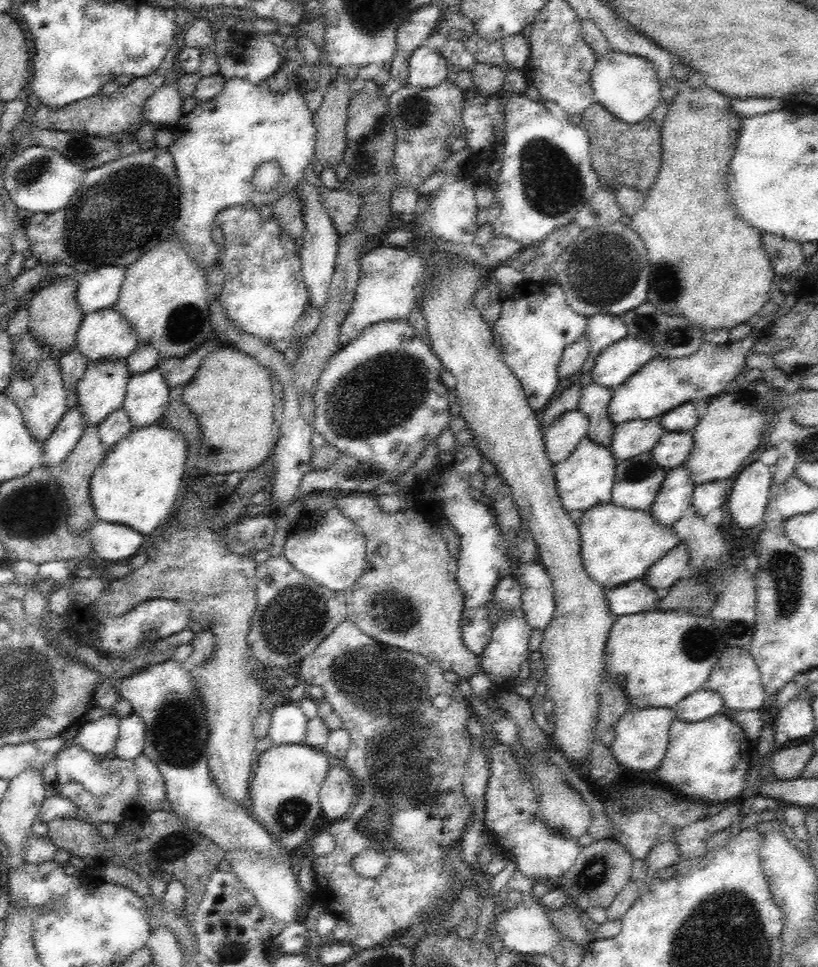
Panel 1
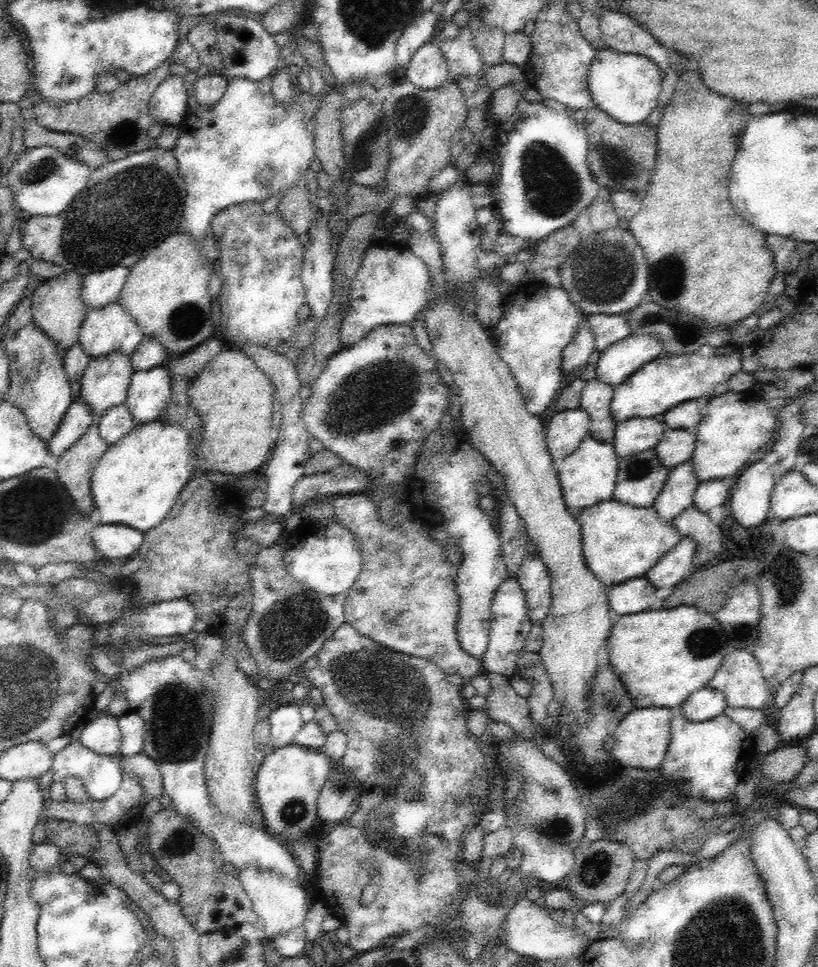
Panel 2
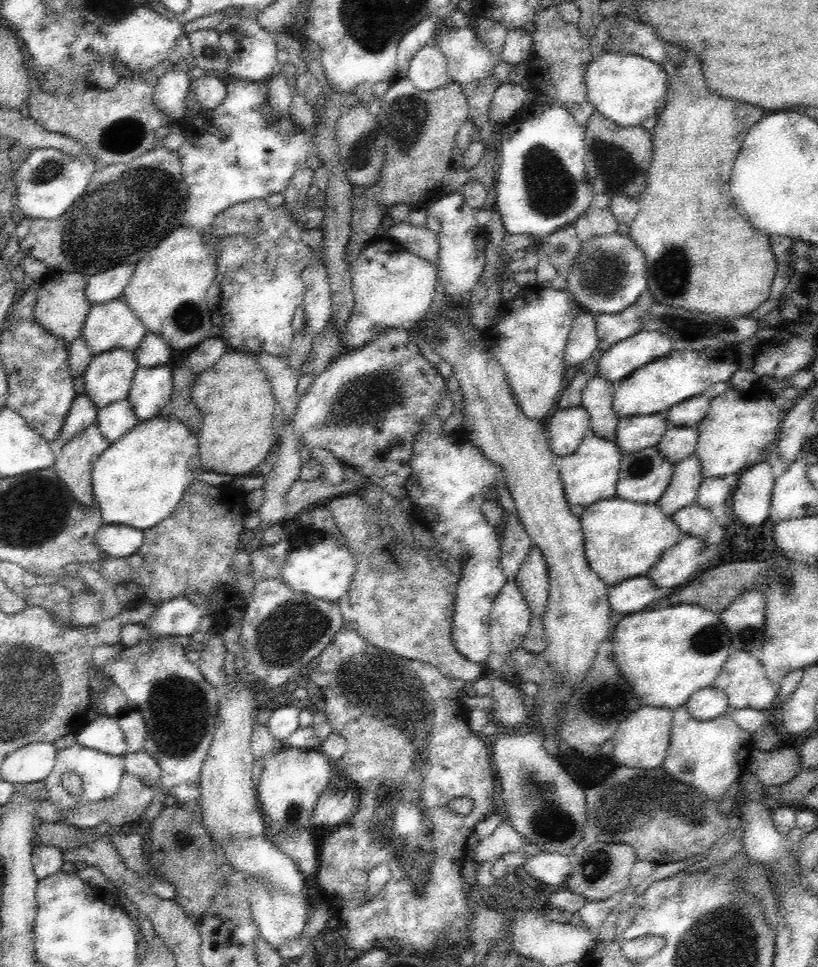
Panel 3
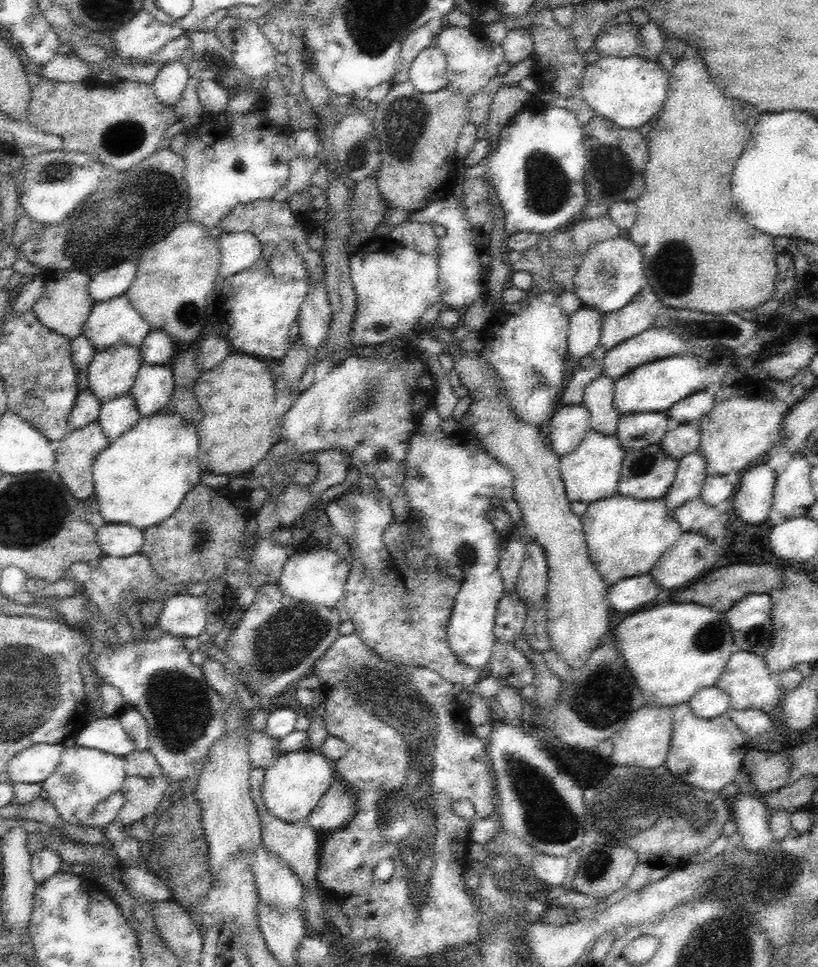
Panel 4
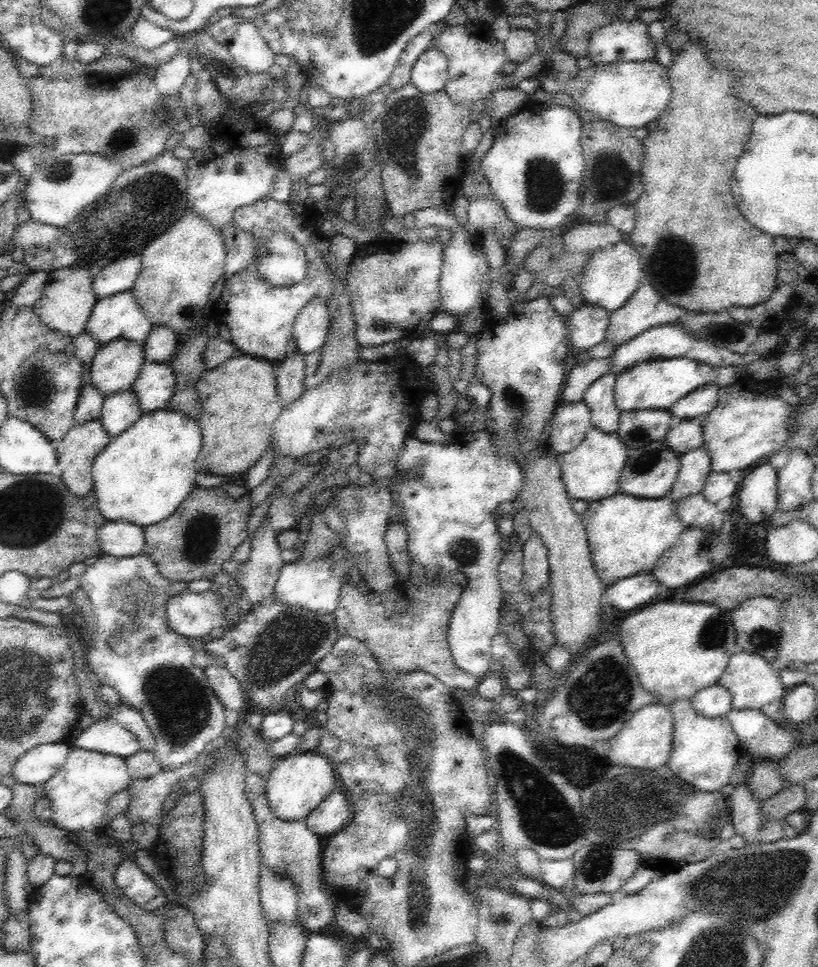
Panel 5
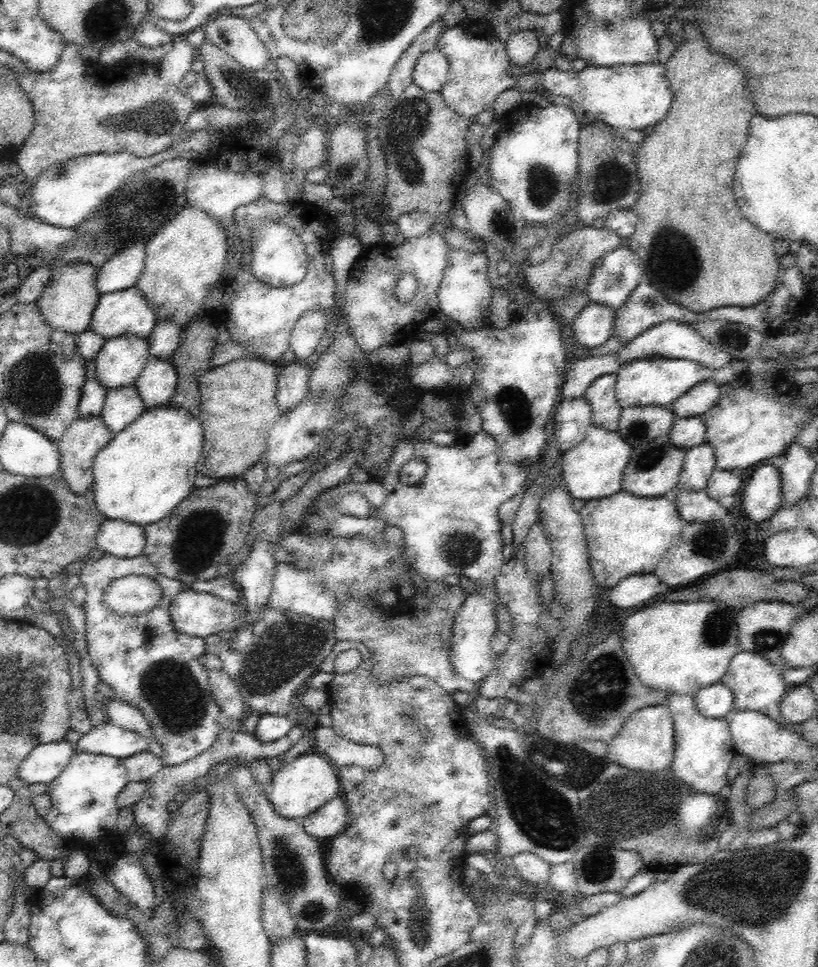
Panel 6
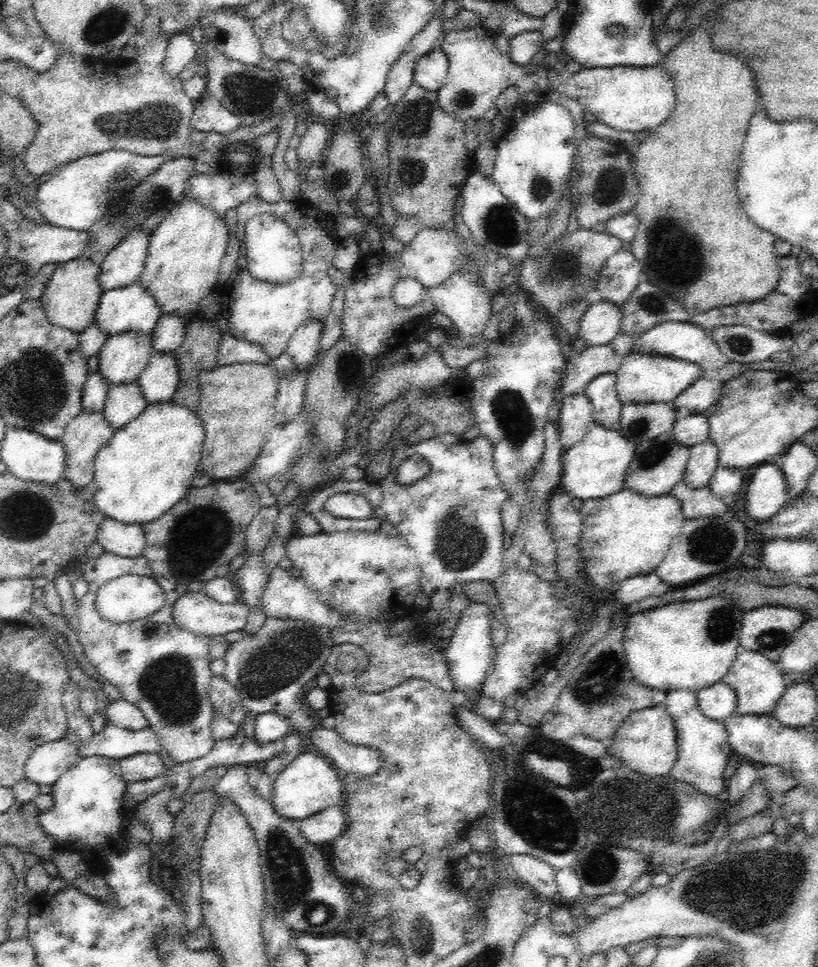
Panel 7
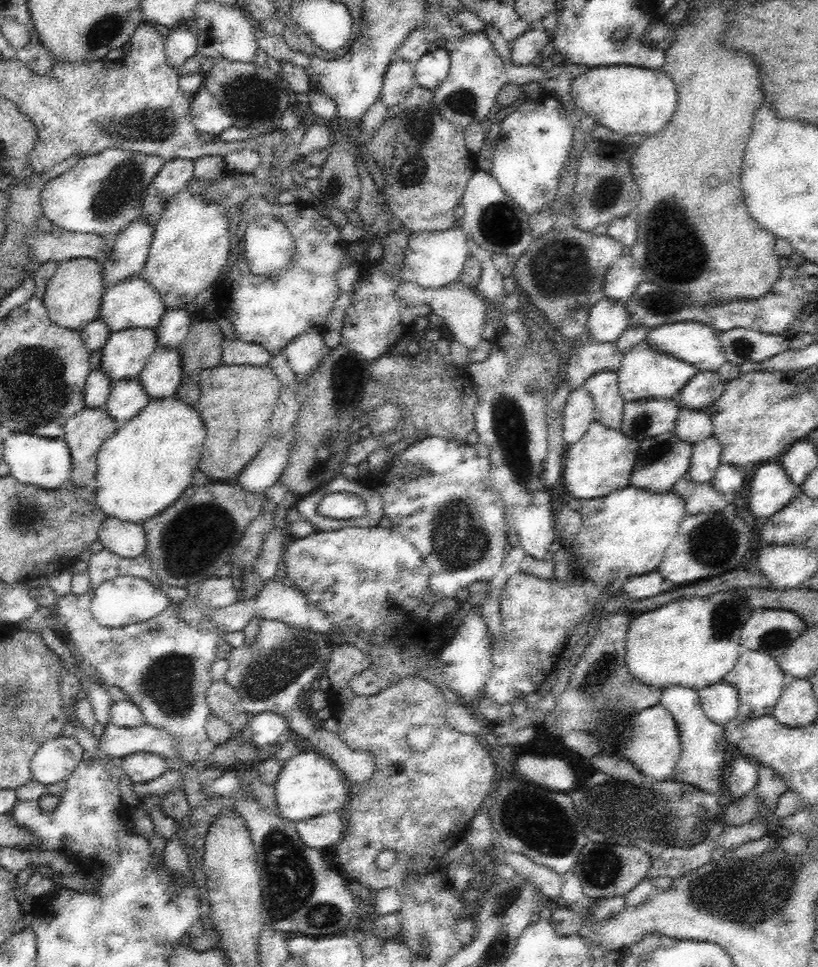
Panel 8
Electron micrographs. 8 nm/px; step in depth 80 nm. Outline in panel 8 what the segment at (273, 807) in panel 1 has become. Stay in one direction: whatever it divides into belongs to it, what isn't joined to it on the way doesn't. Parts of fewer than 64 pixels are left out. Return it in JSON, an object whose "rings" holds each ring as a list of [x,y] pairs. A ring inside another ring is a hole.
{"rings":[[[304,752],[284,762],[275,782],[276,806],[282,818],[301,821],[342,810],[348,800],[348,784],[330,760],[316,752]]]}

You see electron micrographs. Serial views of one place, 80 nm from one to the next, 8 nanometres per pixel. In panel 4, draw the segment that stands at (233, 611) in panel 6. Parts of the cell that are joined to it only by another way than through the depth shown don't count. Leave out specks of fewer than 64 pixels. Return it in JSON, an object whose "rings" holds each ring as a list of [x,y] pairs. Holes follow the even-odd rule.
{"rings":[[[176,592],[167,598],[158,617],[158,627],[181,638],[197,636],[205,630],[206,622],[213,615],[206,610],[207,598],[199,595],[191,595],[188,592]]]}

